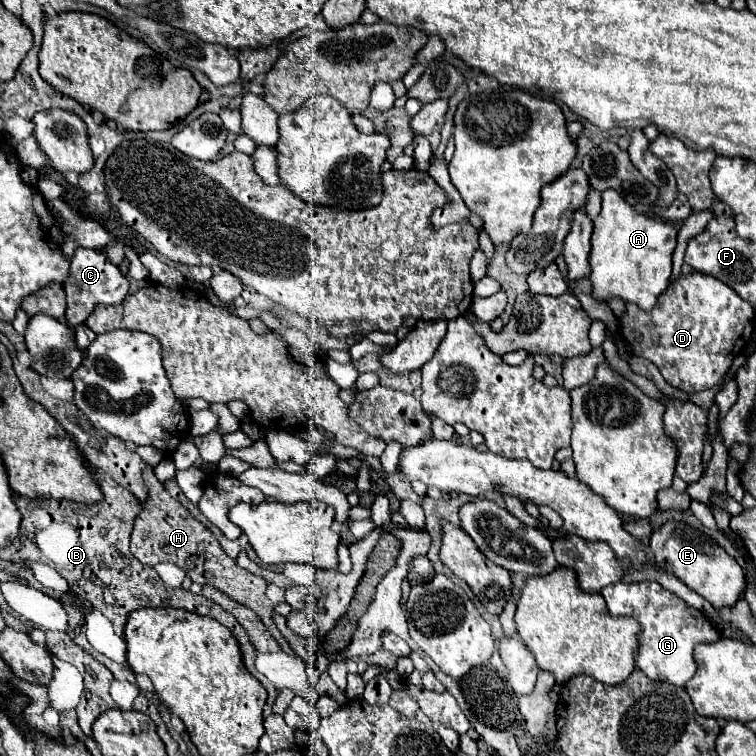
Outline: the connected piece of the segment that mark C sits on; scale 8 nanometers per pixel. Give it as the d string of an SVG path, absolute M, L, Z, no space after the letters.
M78 248L72 256L70 264L70 278L64 284L66 290L66 326L70 330L76 330L84 320L90 316L96 304L122 304L122 300L128 294L128 280L120 274L120 270L106 260L106 256L100 250L92 248Z

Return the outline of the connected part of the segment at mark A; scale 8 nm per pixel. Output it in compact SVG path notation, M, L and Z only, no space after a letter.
M614 190L602 192L602 210L594 220L590 252L592 296L598 302L622 298L624 302L638 304L642 310L652 310L658 296L668 288L674 248L676 230L672 224L664 224L654 216L638 214Z

